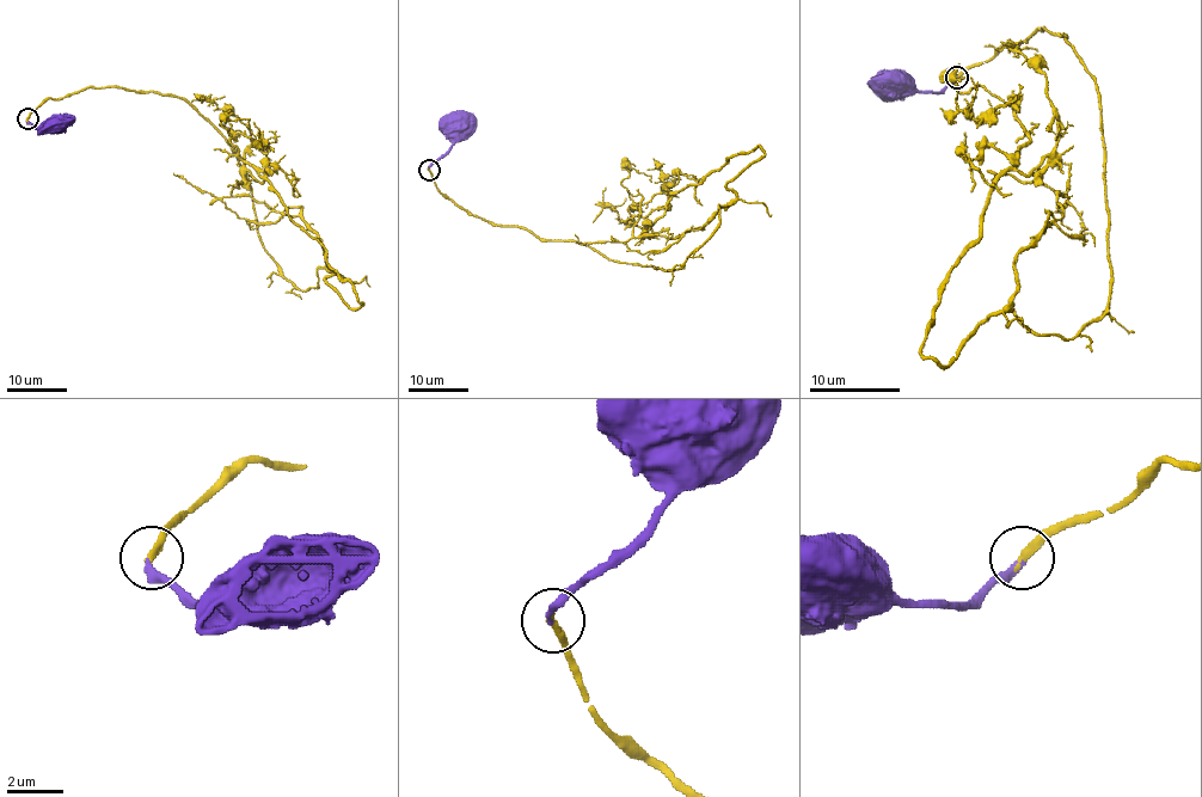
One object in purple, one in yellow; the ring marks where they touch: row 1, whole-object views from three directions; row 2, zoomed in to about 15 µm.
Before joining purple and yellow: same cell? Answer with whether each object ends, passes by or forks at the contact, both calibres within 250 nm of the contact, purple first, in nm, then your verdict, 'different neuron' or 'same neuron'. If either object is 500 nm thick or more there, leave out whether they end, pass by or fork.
purple ends there; yellow ends there; 260 nm thick on the purple side, 280 nm on the other; same neuron

